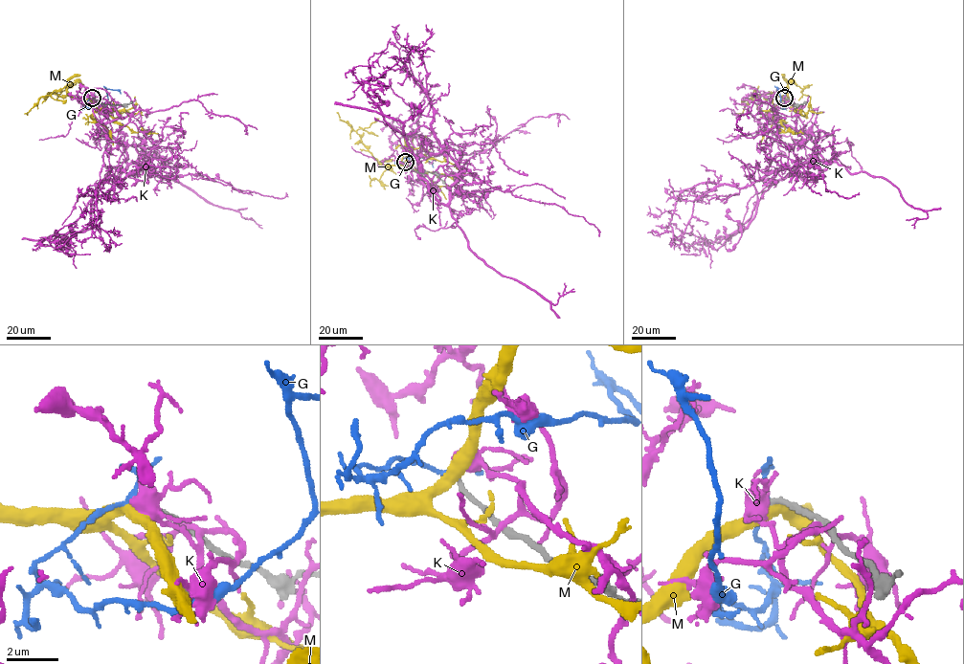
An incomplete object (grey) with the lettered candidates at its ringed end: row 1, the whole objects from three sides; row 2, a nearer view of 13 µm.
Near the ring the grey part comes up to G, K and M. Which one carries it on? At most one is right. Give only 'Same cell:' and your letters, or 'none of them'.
Same cell: none of them

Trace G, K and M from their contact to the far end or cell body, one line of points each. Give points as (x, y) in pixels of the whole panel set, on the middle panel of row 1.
G: (405, 162), (396, 162), (404, 158), (420, 158), (419, 155), (433, 166)
K: (405, 162), (435, 189), (431, 179), (447, 163), (430, 100), (410, 67), (408, 47), (418, 50), (428, 32)
M: (405, 162), (380, 164), (358, 134), (341, 121), (337, 112)

